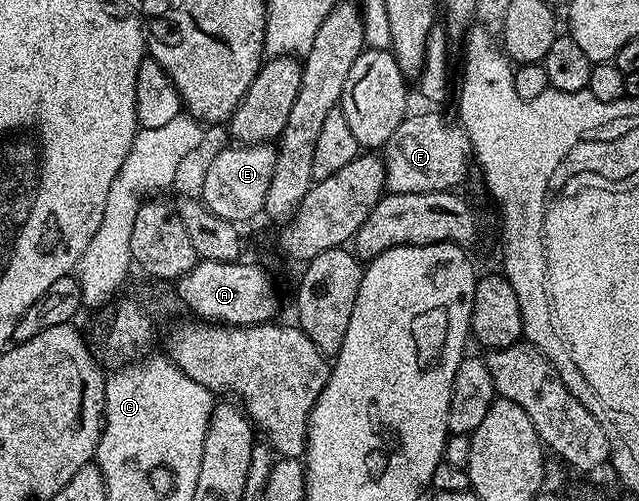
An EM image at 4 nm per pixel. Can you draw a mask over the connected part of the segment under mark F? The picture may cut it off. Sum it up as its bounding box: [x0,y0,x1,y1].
[383,111,471,193]

